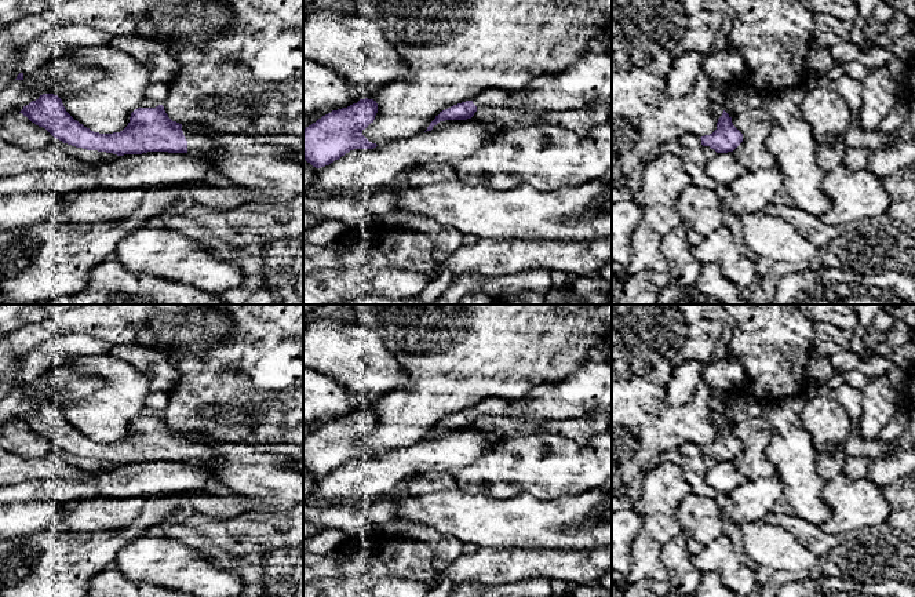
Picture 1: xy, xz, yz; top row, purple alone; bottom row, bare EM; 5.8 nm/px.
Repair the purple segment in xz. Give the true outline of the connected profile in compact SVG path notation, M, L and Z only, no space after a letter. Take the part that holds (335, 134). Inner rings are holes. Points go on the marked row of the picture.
M360 99L332 110L303 130L303 159L316 168L329 165L354 149L373 149L362 131L375 120L378 103Z

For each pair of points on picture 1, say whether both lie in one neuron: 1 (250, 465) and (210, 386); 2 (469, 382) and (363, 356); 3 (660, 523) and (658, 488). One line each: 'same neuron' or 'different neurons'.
1: different neurons
2: different neurons
3: same neuron

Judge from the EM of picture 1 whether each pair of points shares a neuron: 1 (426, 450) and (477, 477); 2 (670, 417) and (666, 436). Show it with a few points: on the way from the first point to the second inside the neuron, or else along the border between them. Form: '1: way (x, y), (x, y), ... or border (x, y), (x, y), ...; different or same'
1: border (487, 450), (467, 465), (459, 466), (452, 472); different
2: way (670, 421), (667, 432); same

